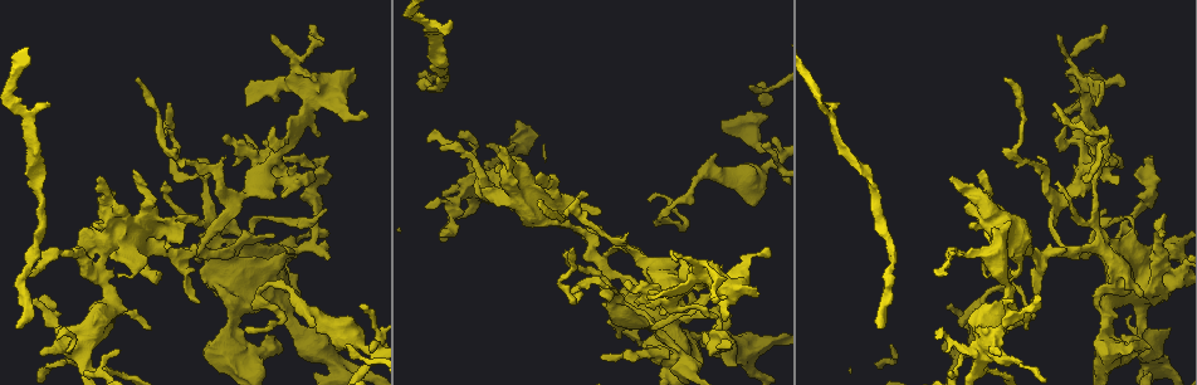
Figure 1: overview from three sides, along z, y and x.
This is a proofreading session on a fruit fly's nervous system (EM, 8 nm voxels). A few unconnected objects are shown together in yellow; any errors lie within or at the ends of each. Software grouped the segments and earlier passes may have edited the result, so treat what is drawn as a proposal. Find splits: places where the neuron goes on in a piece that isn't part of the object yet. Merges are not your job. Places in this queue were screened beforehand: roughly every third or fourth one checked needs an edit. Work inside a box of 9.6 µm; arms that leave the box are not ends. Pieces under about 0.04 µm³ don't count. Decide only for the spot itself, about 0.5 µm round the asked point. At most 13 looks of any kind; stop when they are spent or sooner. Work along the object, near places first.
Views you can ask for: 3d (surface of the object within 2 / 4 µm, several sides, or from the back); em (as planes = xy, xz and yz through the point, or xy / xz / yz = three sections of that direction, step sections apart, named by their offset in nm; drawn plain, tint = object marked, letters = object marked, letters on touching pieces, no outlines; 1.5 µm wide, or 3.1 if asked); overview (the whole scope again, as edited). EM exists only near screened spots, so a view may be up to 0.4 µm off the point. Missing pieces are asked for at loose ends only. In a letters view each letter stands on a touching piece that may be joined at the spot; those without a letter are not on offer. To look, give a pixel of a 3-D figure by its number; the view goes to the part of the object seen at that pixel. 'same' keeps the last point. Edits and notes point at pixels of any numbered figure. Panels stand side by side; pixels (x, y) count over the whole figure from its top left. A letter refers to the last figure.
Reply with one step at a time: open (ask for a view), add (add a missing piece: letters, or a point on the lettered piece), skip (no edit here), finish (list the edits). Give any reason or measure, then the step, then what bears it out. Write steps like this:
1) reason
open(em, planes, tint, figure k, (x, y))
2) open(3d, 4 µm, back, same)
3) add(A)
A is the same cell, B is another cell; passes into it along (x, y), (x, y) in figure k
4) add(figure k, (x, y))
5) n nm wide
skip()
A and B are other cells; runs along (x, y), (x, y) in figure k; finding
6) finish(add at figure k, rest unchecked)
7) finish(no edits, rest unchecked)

branch stops here
open(3d, 2 µm, figure 1, (49, 104))

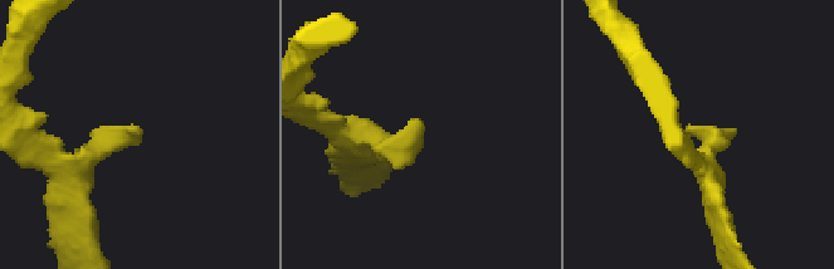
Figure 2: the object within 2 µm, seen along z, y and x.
open(em, xy, step 4, tint, figure 2, (688, 131))

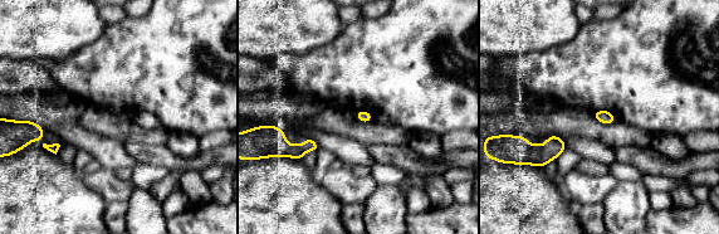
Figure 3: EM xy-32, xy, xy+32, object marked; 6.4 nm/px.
open(em, planes, letters, same)

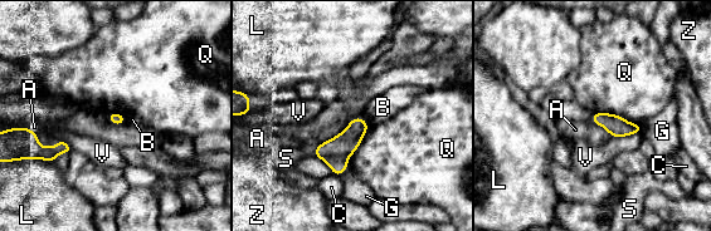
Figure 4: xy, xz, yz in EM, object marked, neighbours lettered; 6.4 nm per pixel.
skip()
A, B, C, G, L, Q, S, V and Z are other cells; no lettered piece goes on from it

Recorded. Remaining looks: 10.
free end
open(3d, 4 µm, figure 1, (649, 291))

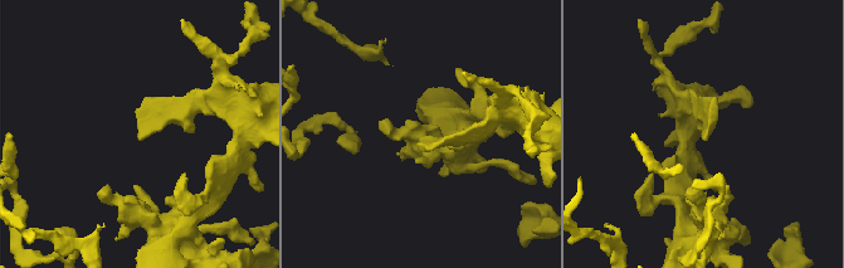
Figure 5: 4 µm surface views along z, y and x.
open(em, yz, step 4, letters, figure 5, (702, 138))

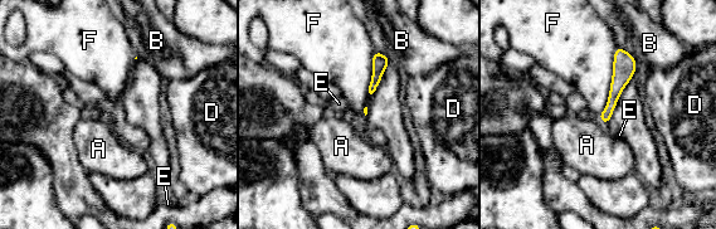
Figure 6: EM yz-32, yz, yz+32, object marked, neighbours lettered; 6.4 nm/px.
another direction
open(em, planes, letters, same)

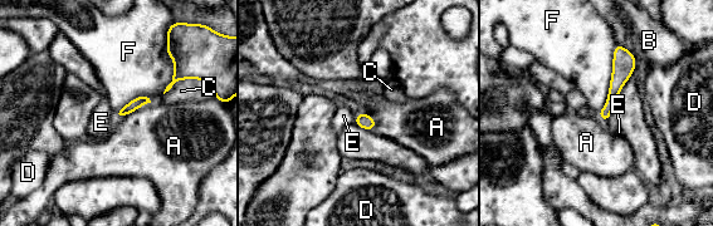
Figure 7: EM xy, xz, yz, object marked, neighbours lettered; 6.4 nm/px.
skip()
A, B, C, D, E and F are other cells; no lettered piece goes on from it

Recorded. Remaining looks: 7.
thick end
open(3d, 4 µm, figure 1, (354, 74))

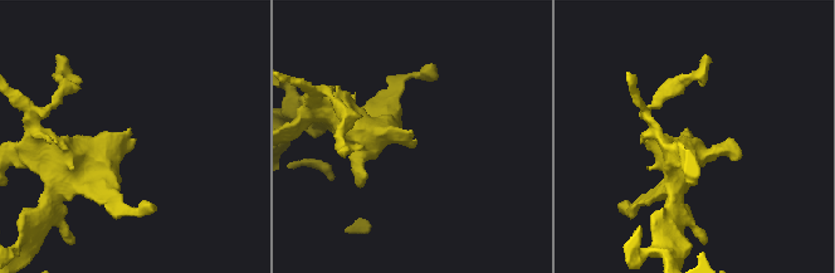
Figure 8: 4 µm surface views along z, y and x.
shape alone is not enough
open(em, planes, tint, figure 8, (691, 135))

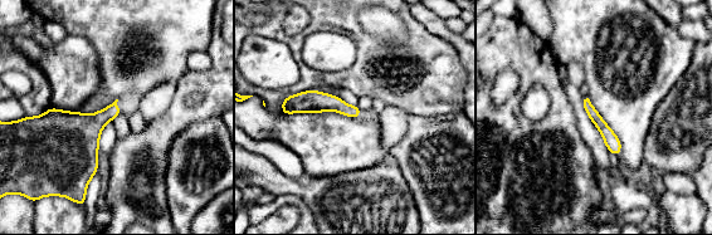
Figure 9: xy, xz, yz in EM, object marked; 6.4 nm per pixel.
open(em, planes, letters, same)

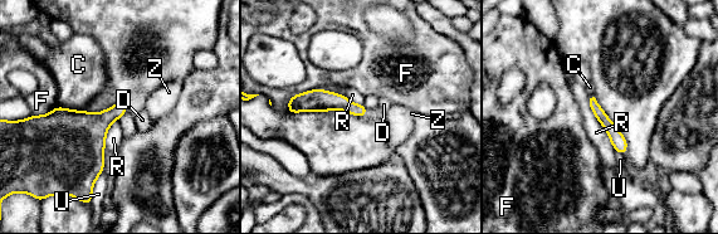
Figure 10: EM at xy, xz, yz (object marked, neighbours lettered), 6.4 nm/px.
skip()
C, D, F, R, U and Z are other cells; runs along (291, 103), (342, 102), (362, 112) in figure 10; none of them fits

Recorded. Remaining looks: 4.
branch stops here
open(em, planes, plain, figure 1, (677, 254))

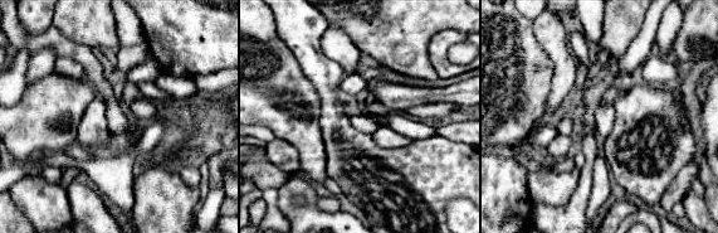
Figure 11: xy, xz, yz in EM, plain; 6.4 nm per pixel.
open(em, planes, letters, same)

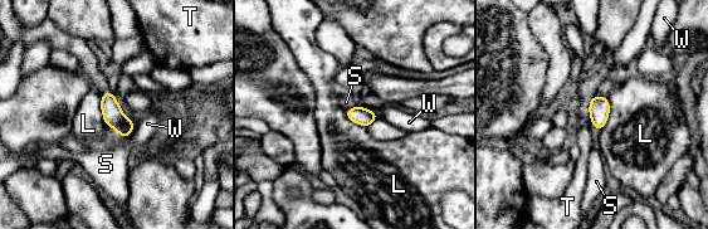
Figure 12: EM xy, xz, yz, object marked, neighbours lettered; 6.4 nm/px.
skip()
L, S, T and W are other cells; border along (589, 111), (591, 123), (599, 131) in figure 12; none of them fits

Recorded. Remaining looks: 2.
an open end
open(em, yz, step 4, tint, figure 1, (1169, 328))

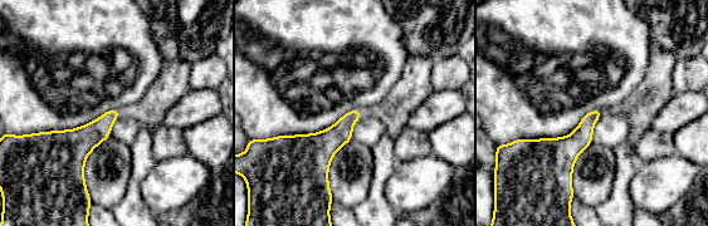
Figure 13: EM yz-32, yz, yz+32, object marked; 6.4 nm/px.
another direction
open(em, planes, letters, same)

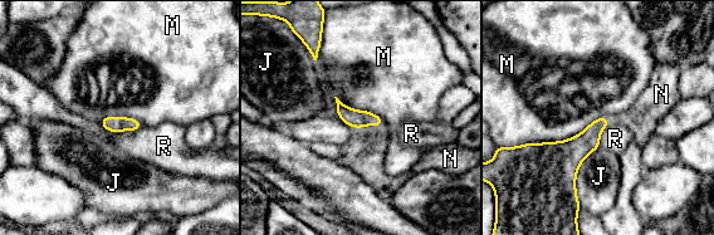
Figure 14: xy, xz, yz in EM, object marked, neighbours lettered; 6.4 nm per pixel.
add(N)
N is the same cell, J, M and R are other cells; passes into it along (356, 118), (357, 127), (368, 163) in figure 14; the neuron continues

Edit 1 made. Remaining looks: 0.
finish(add at figure 14, rest unchecked)

